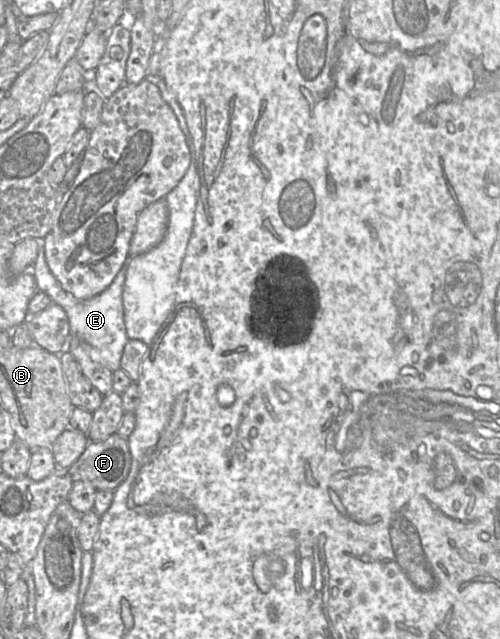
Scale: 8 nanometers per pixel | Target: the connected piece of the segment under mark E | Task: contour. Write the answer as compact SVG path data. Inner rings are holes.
M36 239L39 250L38 256L33 264L33 273L37 289L47 294L53 304L61 306L66 312L70 324L70 336L79 337L90 348L90 356L110 371L121 369L121 357L124 347L128 341L123 306L123 289L126 279L129 259L121 268L114 281L100 294L87 299L79 300L67 292L50 271L45 257L44 239Z

